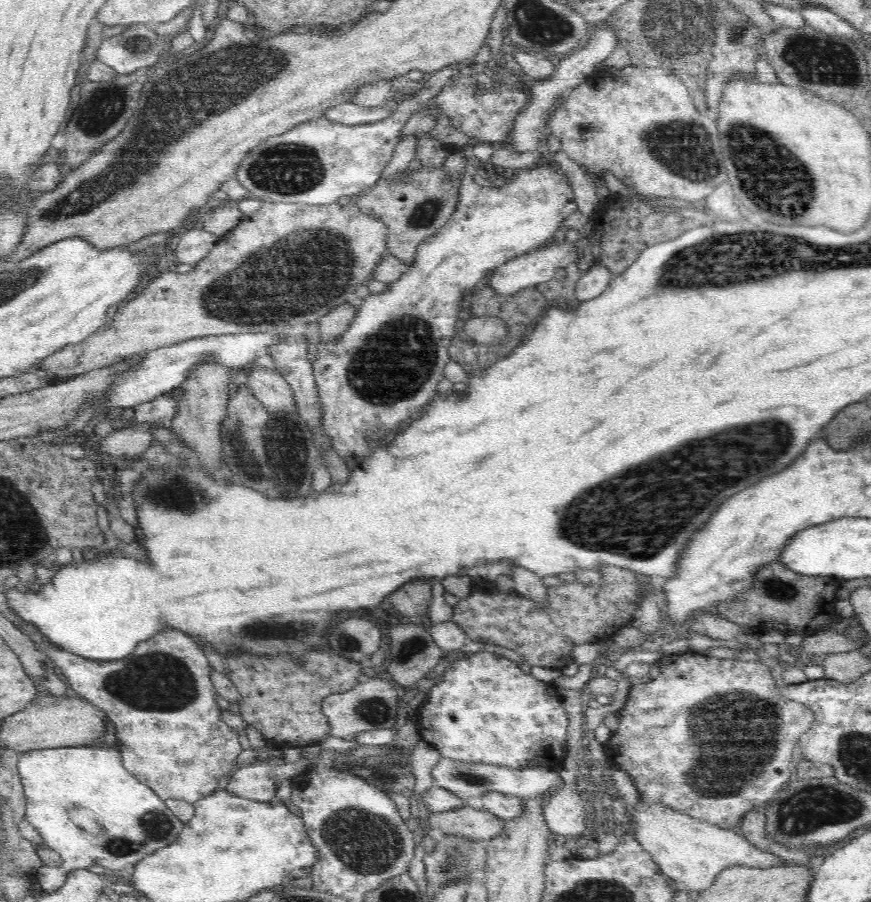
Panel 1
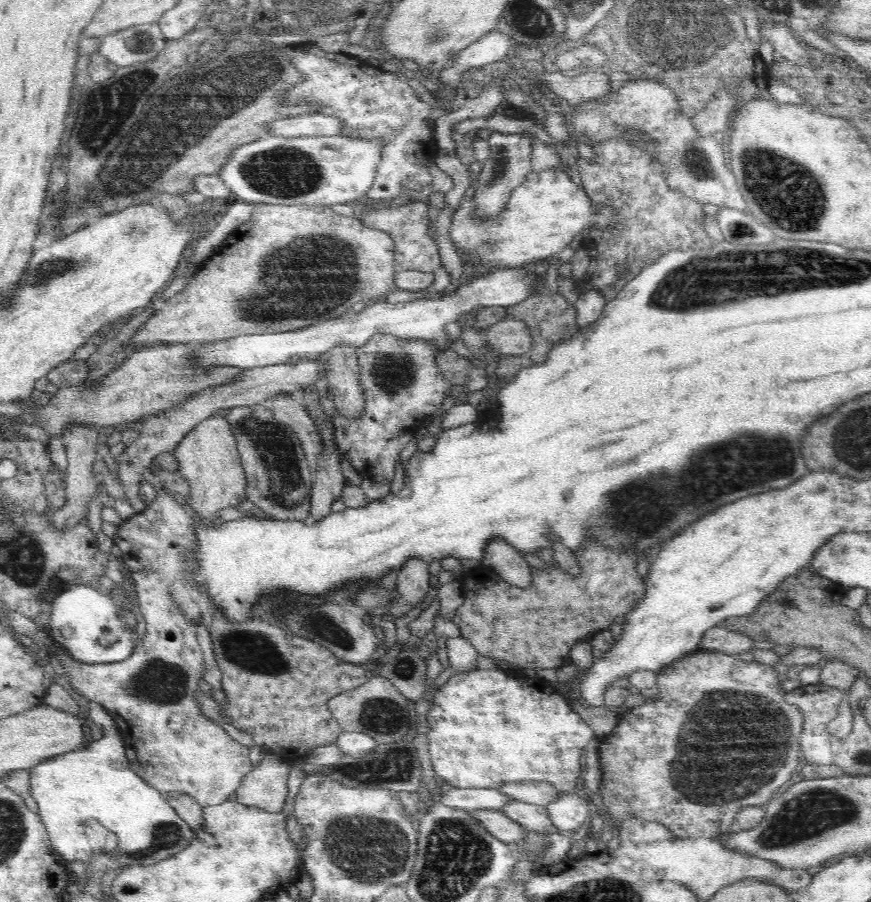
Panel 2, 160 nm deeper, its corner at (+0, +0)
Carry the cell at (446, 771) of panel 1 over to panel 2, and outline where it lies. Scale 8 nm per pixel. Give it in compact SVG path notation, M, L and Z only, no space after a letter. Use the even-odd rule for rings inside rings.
M507 782L496 790L500 790L513 800L522 800L542 807L551 804L560 796L559 791L548 782Z

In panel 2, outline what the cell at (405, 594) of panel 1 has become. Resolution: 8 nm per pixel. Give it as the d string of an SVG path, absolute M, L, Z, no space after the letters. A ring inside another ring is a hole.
M416 557L409 558L397 572L397 591L403 605L411 607L423 601L430 585L428 561Z

